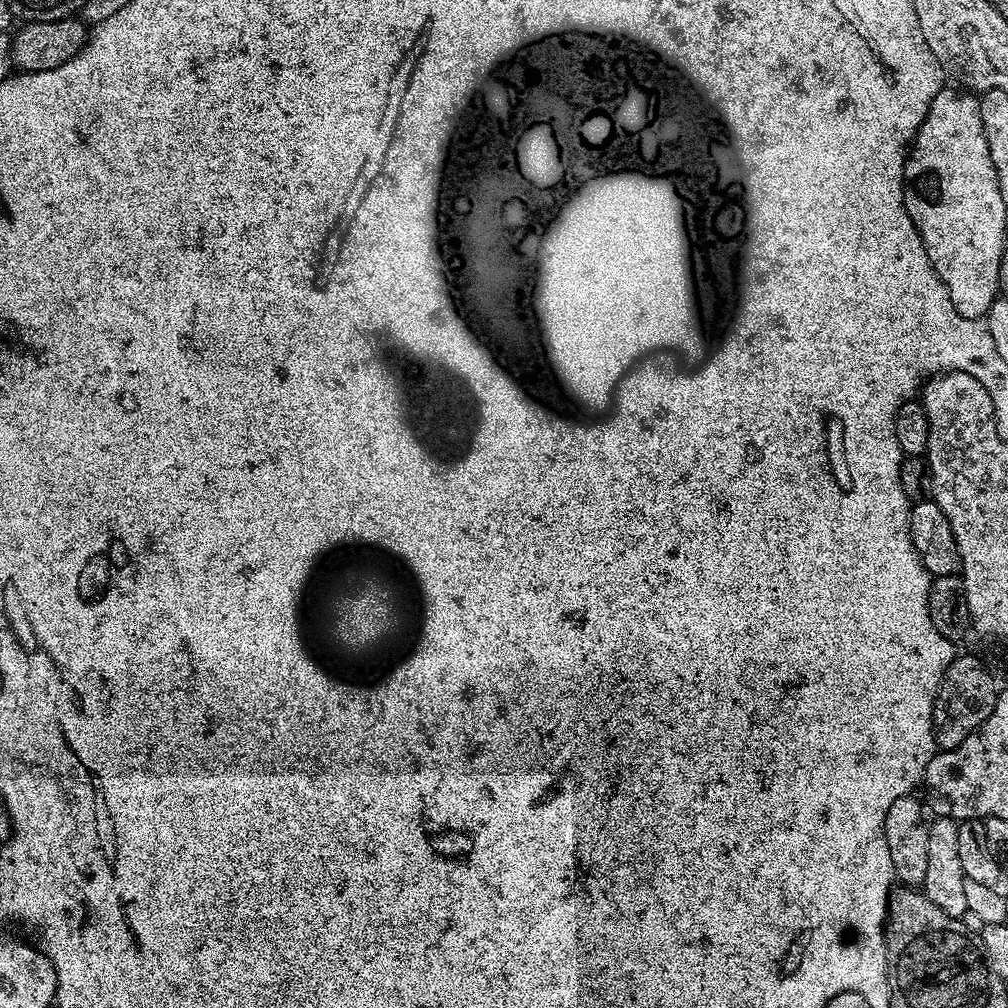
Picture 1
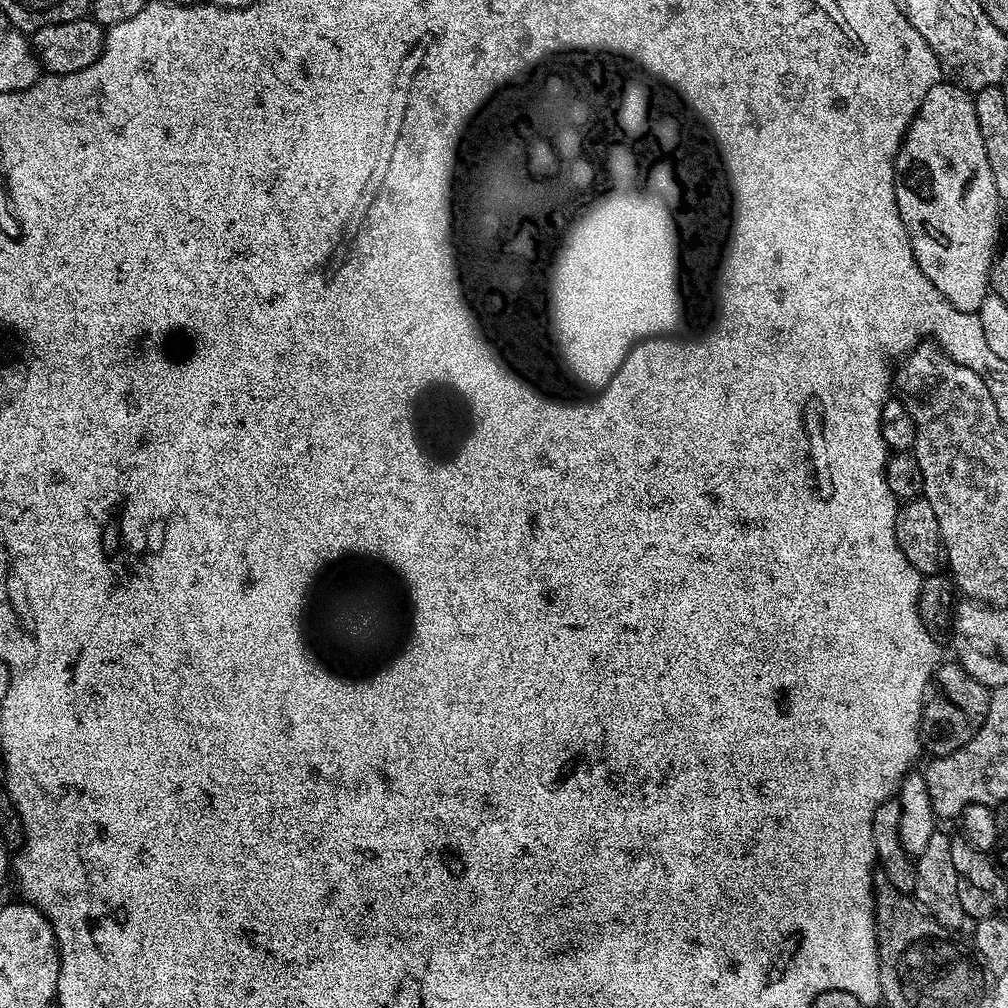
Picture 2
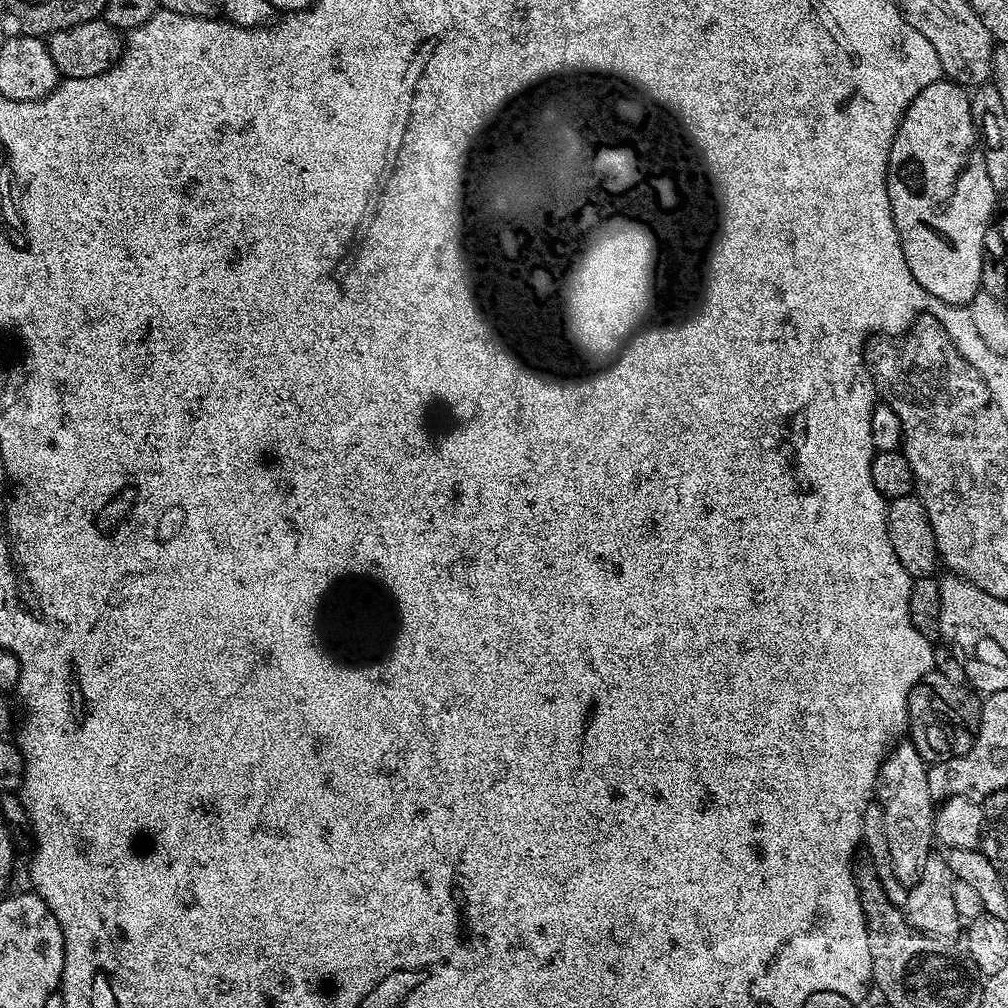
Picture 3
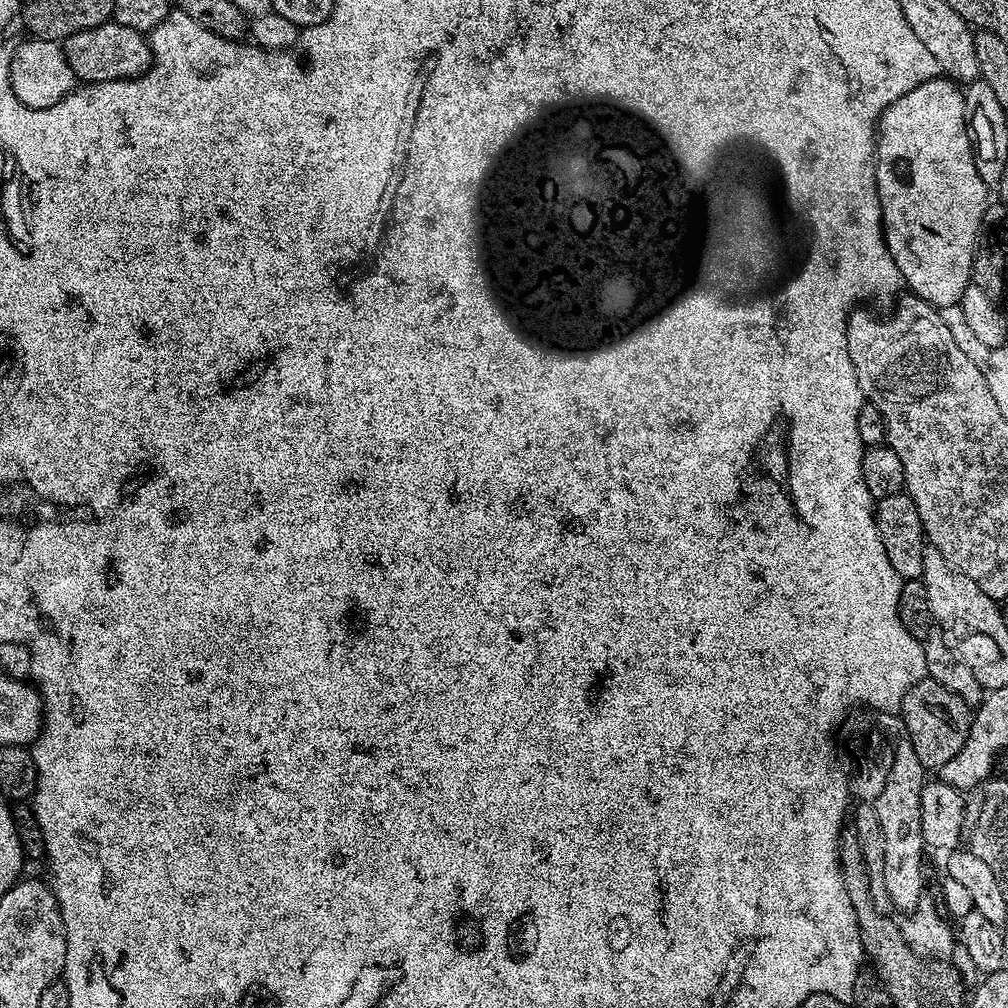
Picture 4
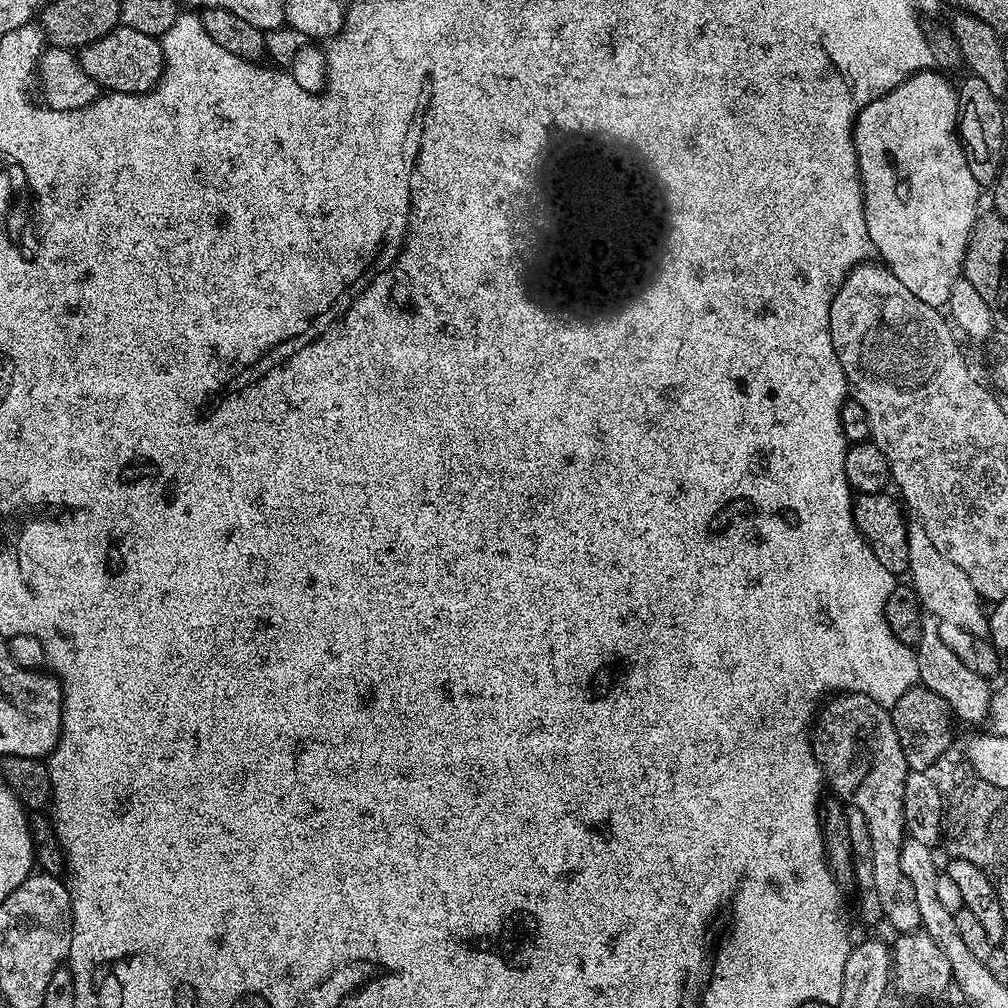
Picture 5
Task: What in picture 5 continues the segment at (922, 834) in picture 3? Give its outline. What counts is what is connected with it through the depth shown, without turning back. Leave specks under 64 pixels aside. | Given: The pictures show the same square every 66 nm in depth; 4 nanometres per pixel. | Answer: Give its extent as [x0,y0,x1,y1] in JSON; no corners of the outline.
[810,692,920,933]

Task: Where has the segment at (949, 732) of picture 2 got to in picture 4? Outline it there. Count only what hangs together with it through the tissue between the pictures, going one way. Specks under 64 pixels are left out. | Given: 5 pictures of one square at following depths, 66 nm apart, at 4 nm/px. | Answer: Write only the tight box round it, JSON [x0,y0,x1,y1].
[898,678,973,770]

